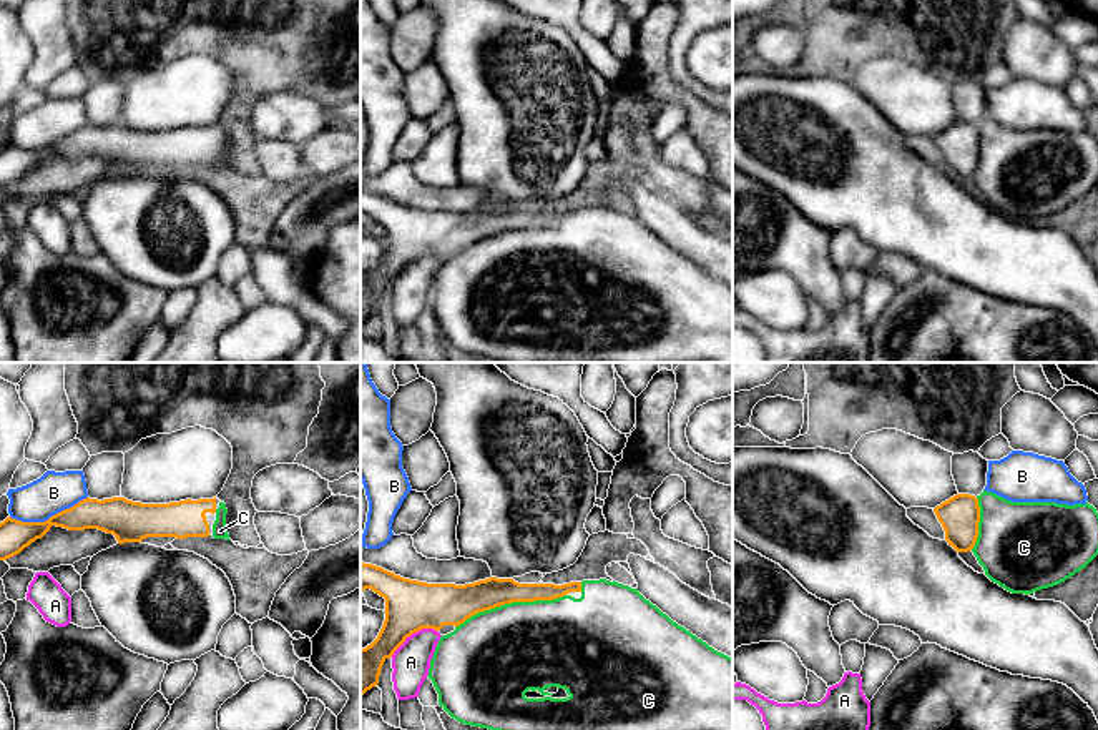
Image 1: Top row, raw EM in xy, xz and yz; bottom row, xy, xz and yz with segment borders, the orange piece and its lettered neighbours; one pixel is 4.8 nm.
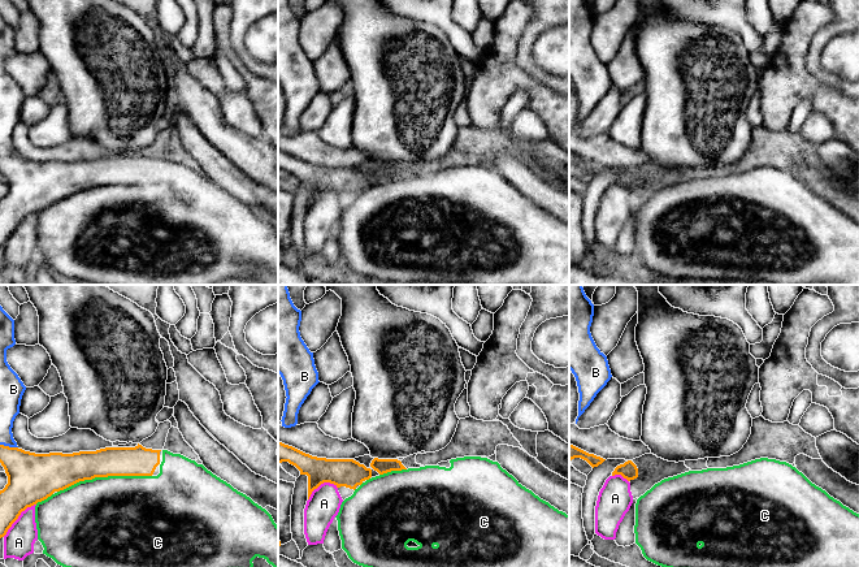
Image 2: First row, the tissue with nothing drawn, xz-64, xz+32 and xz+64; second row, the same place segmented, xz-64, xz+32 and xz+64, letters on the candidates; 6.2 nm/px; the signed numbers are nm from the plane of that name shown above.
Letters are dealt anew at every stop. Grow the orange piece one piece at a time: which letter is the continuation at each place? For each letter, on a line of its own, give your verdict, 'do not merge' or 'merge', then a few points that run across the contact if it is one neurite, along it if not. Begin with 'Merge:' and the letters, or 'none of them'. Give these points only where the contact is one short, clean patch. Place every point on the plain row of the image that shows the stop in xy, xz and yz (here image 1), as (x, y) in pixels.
Merge: C
A: do not merge
B: do not merge
C: merge

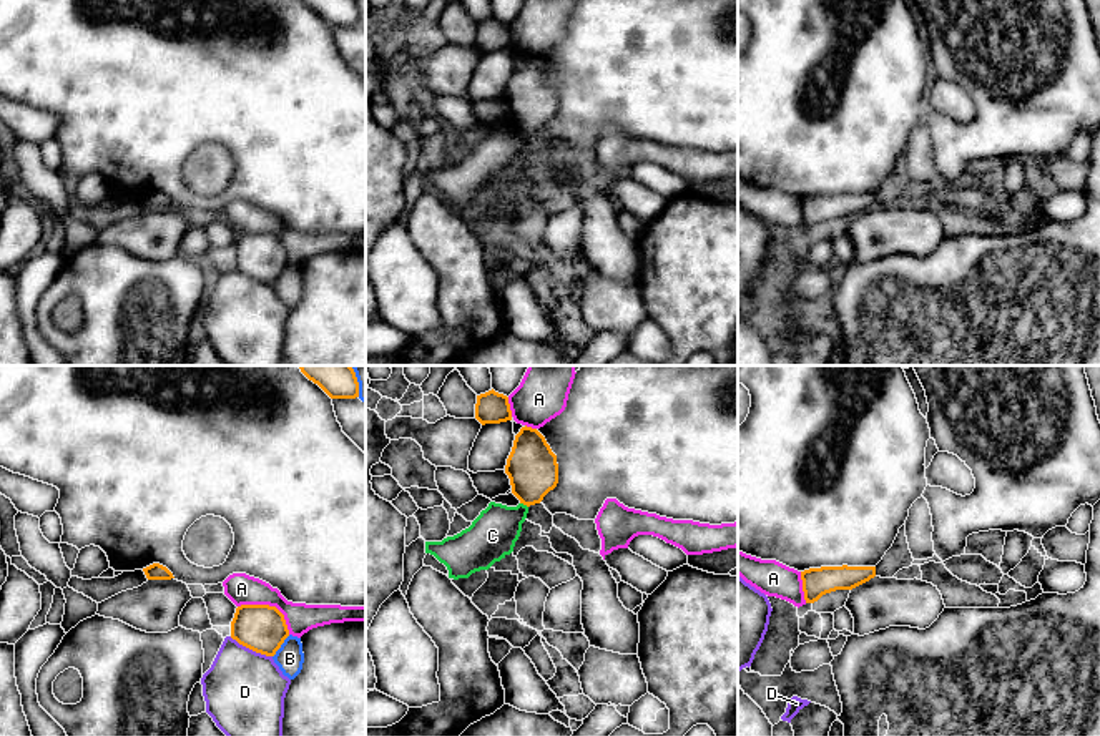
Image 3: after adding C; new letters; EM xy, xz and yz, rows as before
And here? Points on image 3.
Merge: none of them
A: do not merge
B: do not merge
C: do not merge; line xz (520, 130), (527, 135)
D: do not merge

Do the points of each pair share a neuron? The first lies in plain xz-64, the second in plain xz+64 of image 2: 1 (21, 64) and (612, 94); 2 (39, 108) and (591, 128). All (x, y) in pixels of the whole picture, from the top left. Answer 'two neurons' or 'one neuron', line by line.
1: two neurons
2: one neuron

